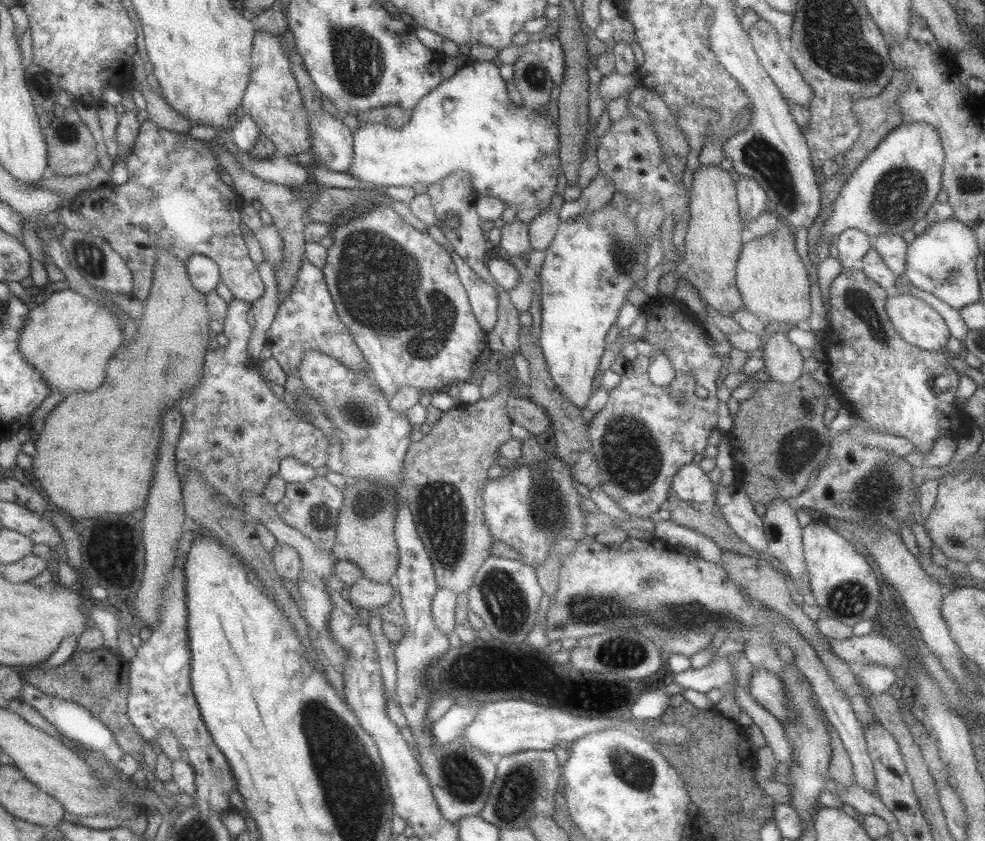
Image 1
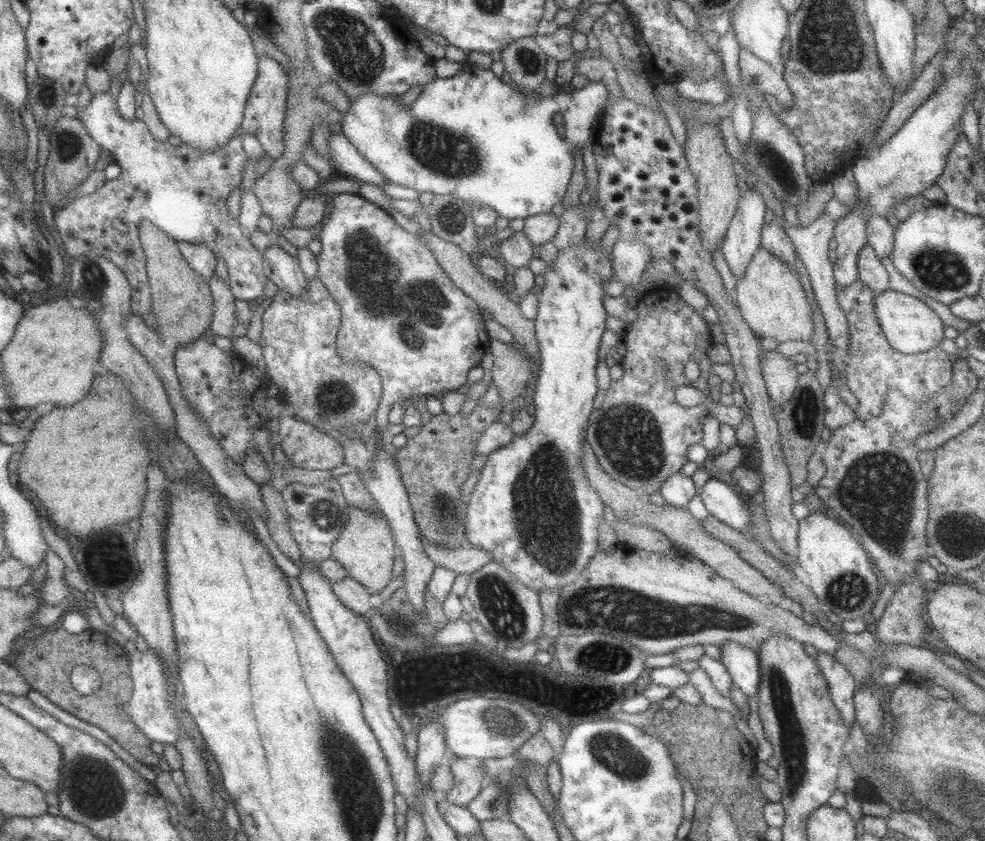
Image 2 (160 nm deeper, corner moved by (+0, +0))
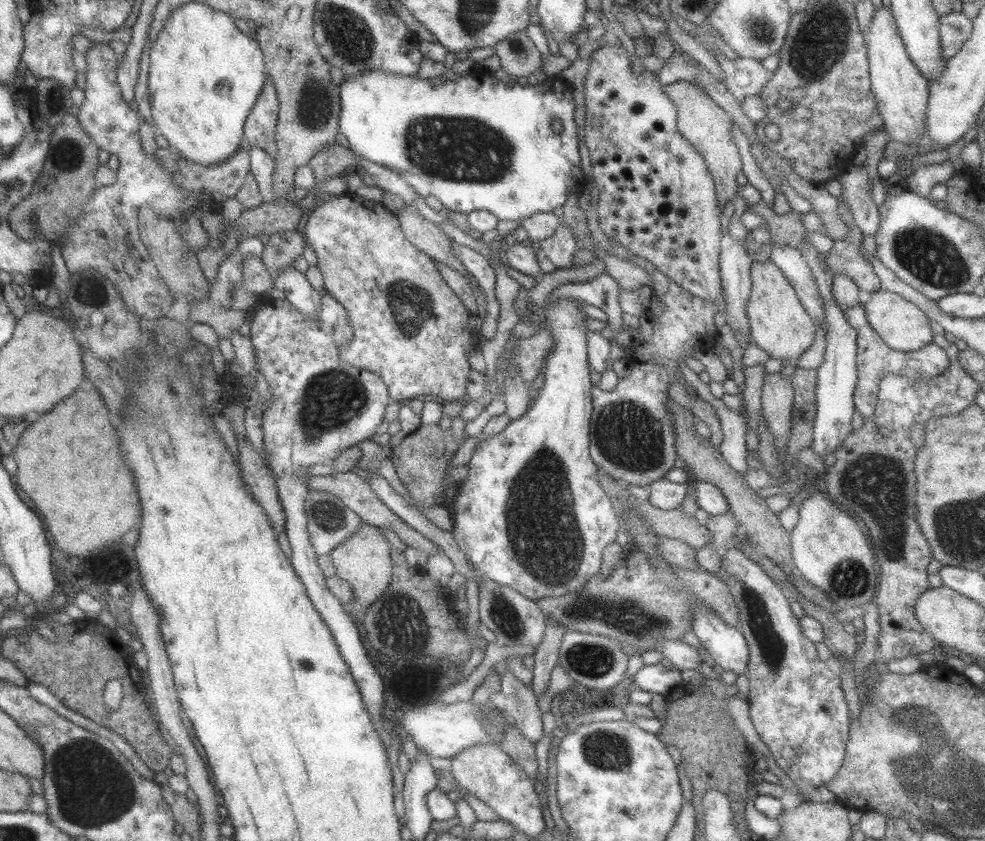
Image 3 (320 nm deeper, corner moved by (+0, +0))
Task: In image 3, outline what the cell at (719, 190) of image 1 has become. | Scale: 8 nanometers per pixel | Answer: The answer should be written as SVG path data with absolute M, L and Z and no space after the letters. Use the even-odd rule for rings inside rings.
M679 81L667 84L661 88L661 92L673 102L676 110L677 133L681 134L685 142L691 145L704 160L714 182L717 206L720 209L724 208L727 201L737 196L735 175L742 171L742 160L731 136L732 119L727 115L727 111L715 104L714 94L703 94L691 82Z

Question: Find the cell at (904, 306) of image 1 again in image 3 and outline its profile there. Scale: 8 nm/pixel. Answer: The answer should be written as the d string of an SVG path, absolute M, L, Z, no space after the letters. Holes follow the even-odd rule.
M880 288L870 294L870 300L862 307L869 326L888 348L909 353L933 343L928 317L902 296Z

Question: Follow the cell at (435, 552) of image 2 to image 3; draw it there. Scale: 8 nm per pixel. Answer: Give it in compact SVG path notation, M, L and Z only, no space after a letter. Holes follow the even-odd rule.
M353 471L340 473L333 472L330 475L310 476L308 478L308 489L310 491L330 492L333 496L340 498L349 510L352 510L355 514L357 514L357 516L361 519L361 522L365 522L365 524L375 527L387 528L398 536L399 540L401 540L406 547L425 552L427 556L437 554L437 552L439 552L438 546L435 546L429 540L425 539L425 537L419 534L419 532L415 532L413 528L409 527L393 512L389 511L389 509L381 503L373 491L371 491L369 483L366 483L363 479L361 479L361 477L355 475Z

